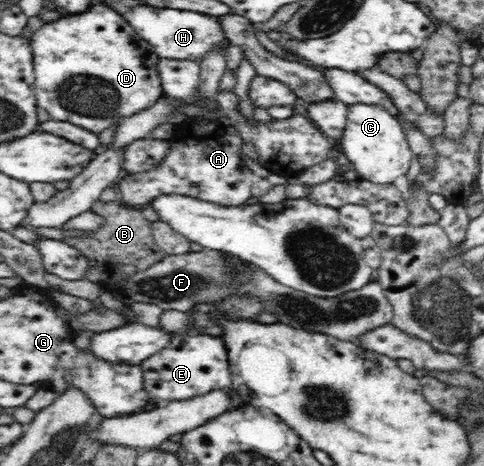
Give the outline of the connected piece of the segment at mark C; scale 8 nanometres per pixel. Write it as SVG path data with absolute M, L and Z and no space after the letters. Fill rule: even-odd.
M369 103L349 106L343 139L336 149L349 158L361 178L379 185L393 184L399 176L407 175L414 155L396 115Z

